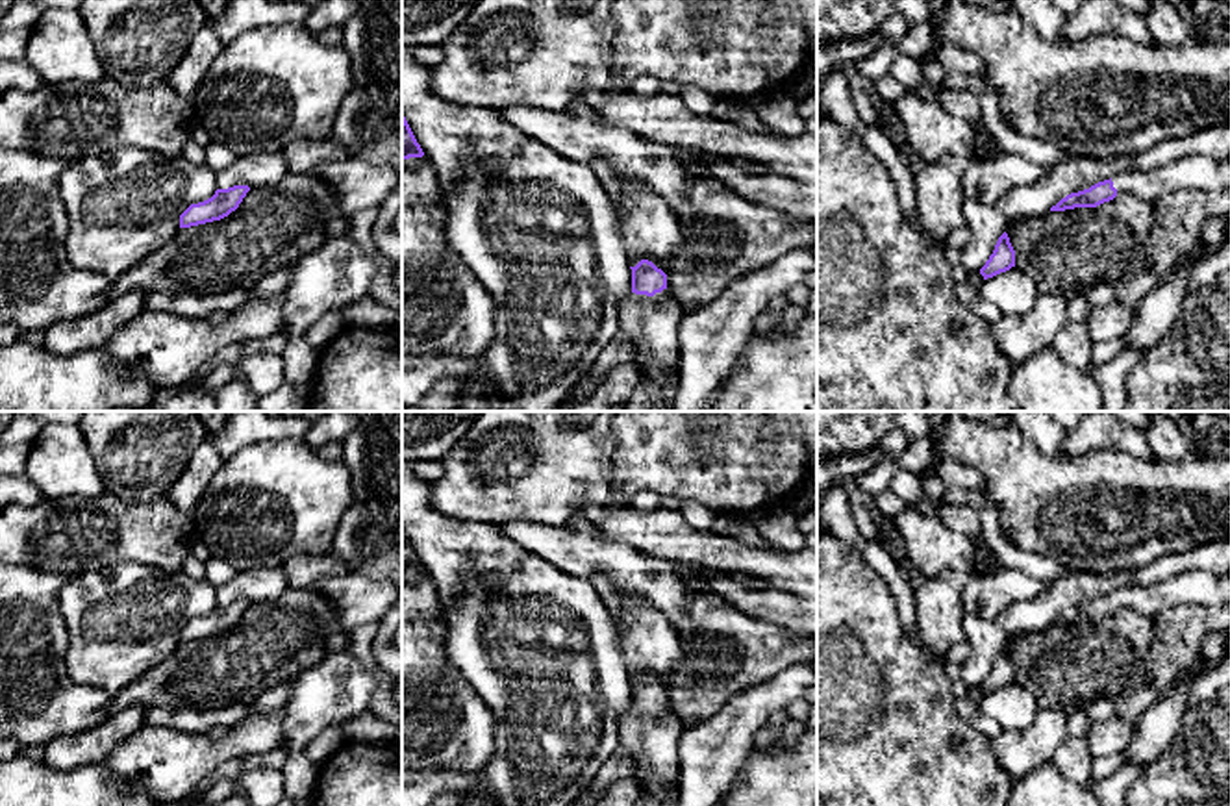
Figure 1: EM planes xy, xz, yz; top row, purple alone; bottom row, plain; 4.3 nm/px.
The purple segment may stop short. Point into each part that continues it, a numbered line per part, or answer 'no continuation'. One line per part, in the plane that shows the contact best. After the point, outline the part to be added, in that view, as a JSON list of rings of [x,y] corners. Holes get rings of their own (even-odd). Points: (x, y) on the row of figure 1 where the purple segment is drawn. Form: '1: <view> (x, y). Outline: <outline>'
1: xz (652, 323). Outline: [[[667,289],[654,296],[630,293],[619,309],[621,332],[635,348],[635,361],[641,371],[658,365],[659,371],[648,380],[654,400],[661,402],[659,411],[672,411],[680,376],[680,306]]]

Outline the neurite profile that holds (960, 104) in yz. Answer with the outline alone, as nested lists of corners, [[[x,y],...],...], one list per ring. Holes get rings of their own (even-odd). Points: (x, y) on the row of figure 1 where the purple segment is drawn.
[[[943,89],[934,98],[954,119],[967,120],[969,124],[982,120],[980,102],[967,91]]]

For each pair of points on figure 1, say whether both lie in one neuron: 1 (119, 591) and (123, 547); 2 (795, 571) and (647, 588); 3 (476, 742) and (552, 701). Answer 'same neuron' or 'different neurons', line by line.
1: different neurons
2: different neurons
3: different neurons

